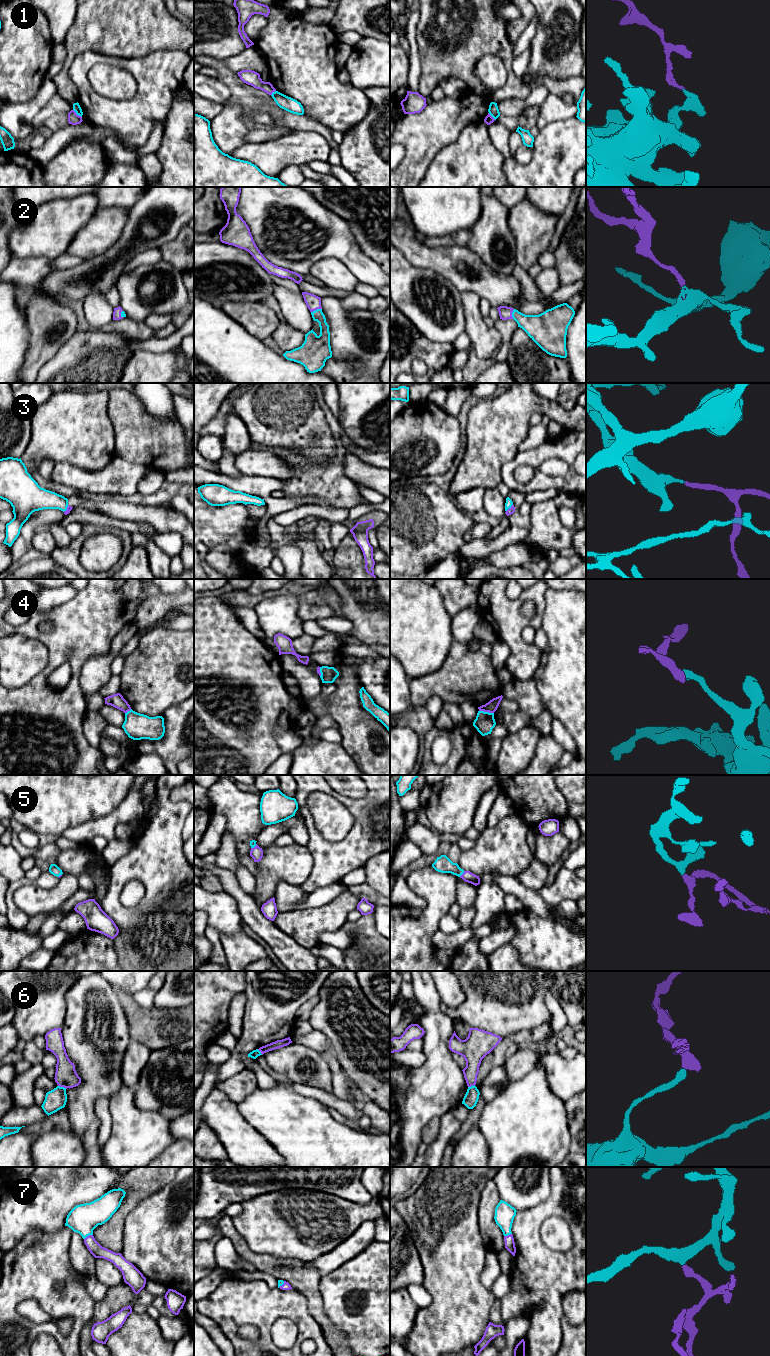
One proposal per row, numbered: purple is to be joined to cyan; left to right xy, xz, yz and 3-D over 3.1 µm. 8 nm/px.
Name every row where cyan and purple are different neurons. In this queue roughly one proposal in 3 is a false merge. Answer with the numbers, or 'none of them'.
1, 4, 6

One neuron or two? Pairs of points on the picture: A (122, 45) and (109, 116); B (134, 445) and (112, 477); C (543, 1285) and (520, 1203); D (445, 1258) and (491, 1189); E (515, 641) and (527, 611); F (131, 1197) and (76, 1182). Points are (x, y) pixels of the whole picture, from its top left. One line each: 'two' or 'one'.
A: two
B: two
C: two
D: two
E: two
F: two

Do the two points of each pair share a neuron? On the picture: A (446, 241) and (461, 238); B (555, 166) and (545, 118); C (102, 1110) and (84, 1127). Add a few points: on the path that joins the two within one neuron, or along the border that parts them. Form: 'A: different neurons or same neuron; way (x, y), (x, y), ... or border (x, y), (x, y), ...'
A: same neuron; way (450, 240), (457, 238)
B: different neurons; border (569, 118), (551, 121), (539, 130)
C: different neurons; border (107, 1097), (95, 1103), (97, 1138)

